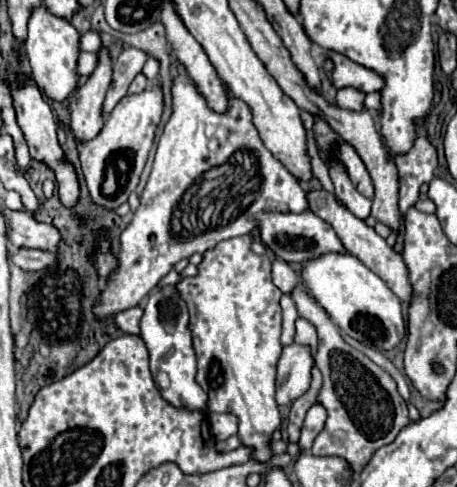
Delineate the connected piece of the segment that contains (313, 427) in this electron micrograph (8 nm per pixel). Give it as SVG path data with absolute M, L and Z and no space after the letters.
M314 403L306 413L306 419L304 419L304 425L302 425L302 437L300 437L300 443L298 443L304 451L308 451L312 447L316 435L324 429L324 421L326 421L324 405Z

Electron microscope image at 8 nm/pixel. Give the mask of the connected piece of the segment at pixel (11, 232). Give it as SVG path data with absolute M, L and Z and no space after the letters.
M4 209L6 223L12 223L12 229L8 229L8 239L24 249L46 249L56 253L60 231L50 223L36 221L30 213L24 211L10 211Z

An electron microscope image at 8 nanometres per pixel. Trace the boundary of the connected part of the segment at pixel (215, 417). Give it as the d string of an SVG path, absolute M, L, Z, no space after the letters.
M208 413L210 431L216 441L224 441L238 433L238 419L232 413Z

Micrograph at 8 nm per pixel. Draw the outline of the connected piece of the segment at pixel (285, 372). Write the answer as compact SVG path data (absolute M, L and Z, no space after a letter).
M292 343L282 349L276 369L276 403L290 405L310 387L310 369L314 365L308 347Z

